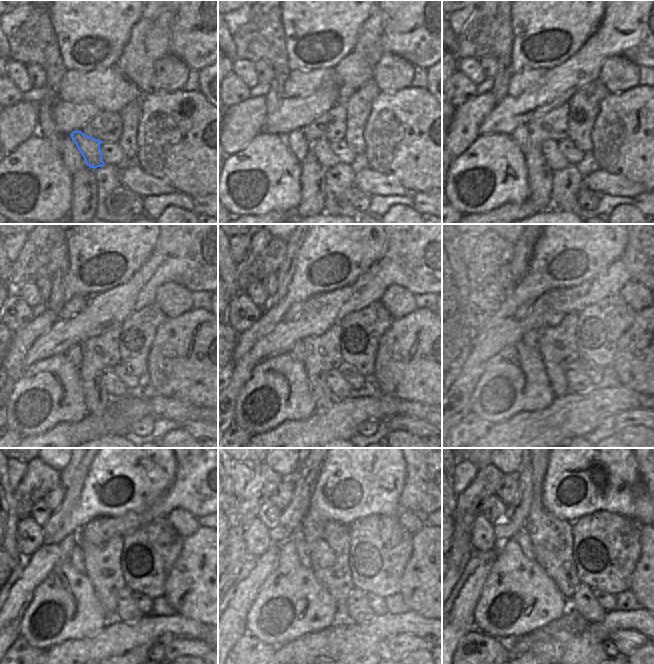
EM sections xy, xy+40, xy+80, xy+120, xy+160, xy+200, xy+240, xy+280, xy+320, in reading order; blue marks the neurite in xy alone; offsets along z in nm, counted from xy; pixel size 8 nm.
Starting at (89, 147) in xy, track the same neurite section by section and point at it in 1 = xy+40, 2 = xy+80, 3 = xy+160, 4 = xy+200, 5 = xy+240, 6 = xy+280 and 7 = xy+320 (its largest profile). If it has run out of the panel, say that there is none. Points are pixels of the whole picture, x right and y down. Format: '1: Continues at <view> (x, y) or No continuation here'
1: Continues at xy+40 (320, 148)
2: Continues at xy+80 (554, 158)
3: Continues at xy+160 (341, 389)
4: Continues at xy+200 (573, 371)
5: Continues at xy+240 (127, 610)
6: Continues at xy+280 (356, 606)
7: Continues at xy+320 (583, 601).

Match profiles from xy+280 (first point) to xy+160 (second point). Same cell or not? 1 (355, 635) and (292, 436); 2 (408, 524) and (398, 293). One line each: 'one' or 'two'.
1: one
2: one

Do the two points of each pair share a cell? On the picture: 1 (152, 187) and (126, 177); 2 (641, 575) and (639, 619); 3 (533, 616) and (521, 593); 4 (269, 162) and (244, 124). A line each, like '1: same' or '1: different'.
1: same
2: different
3: same
4: different

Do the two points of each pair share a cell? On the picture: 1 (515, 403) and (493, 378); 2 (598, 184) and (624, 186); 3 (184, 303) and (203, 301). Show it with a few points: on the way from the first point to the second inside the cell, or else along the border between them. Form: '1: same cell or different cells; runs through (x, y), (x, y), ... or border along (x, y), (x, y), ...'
1: same cell; runs through (517, 393), (517, 387), (512, 382), (503, 378)
2: same cell; runs through (604, 184), (618, 185)
3: different cells; border along (191, 293), (192, 308)

